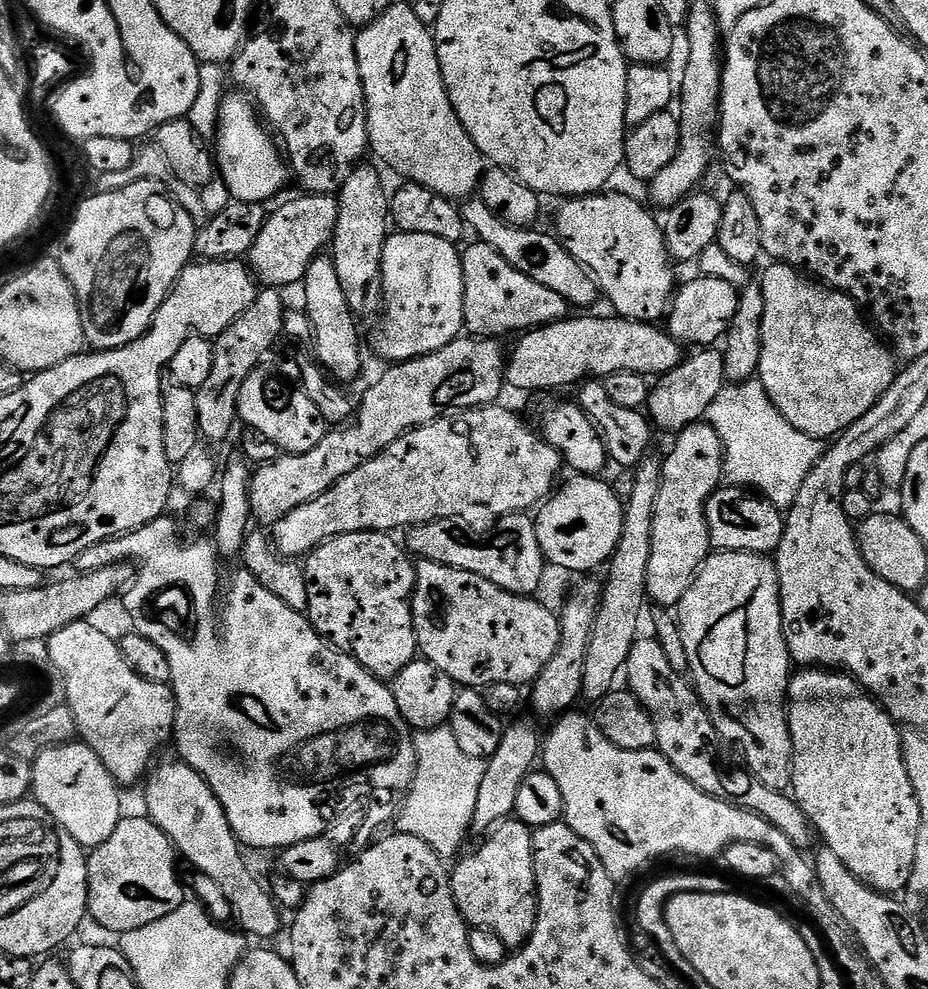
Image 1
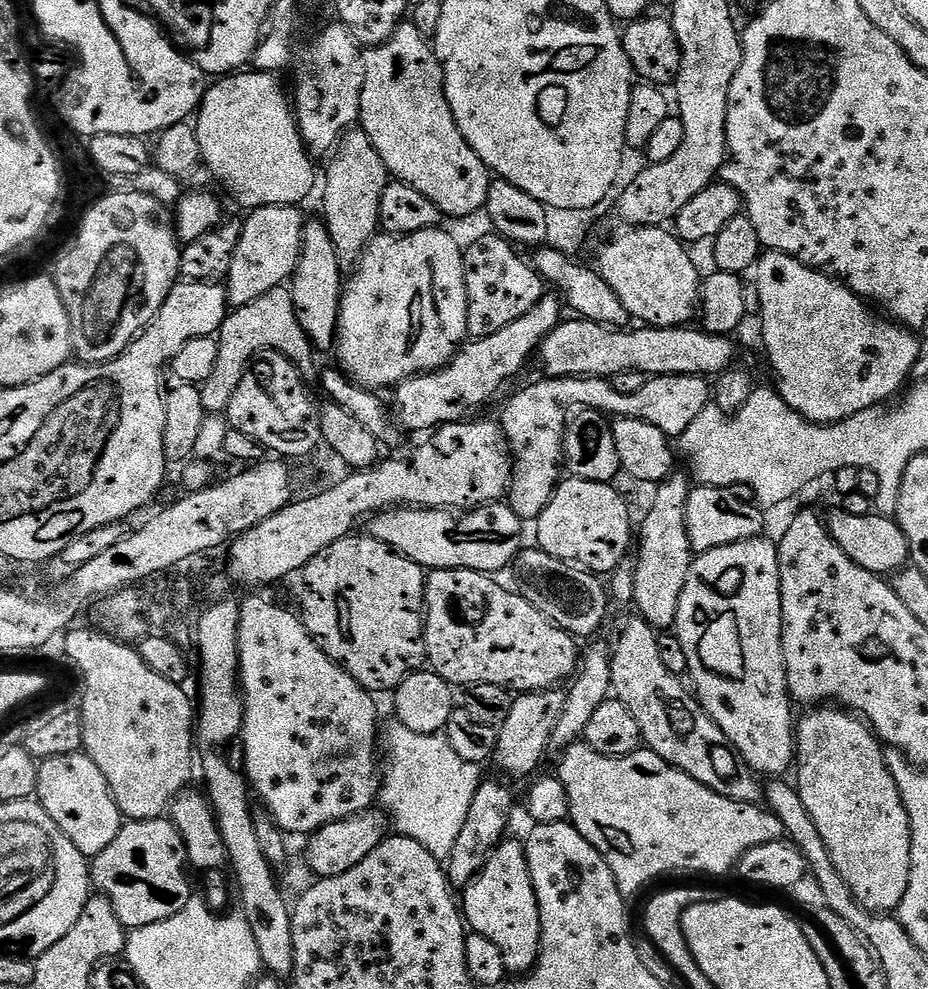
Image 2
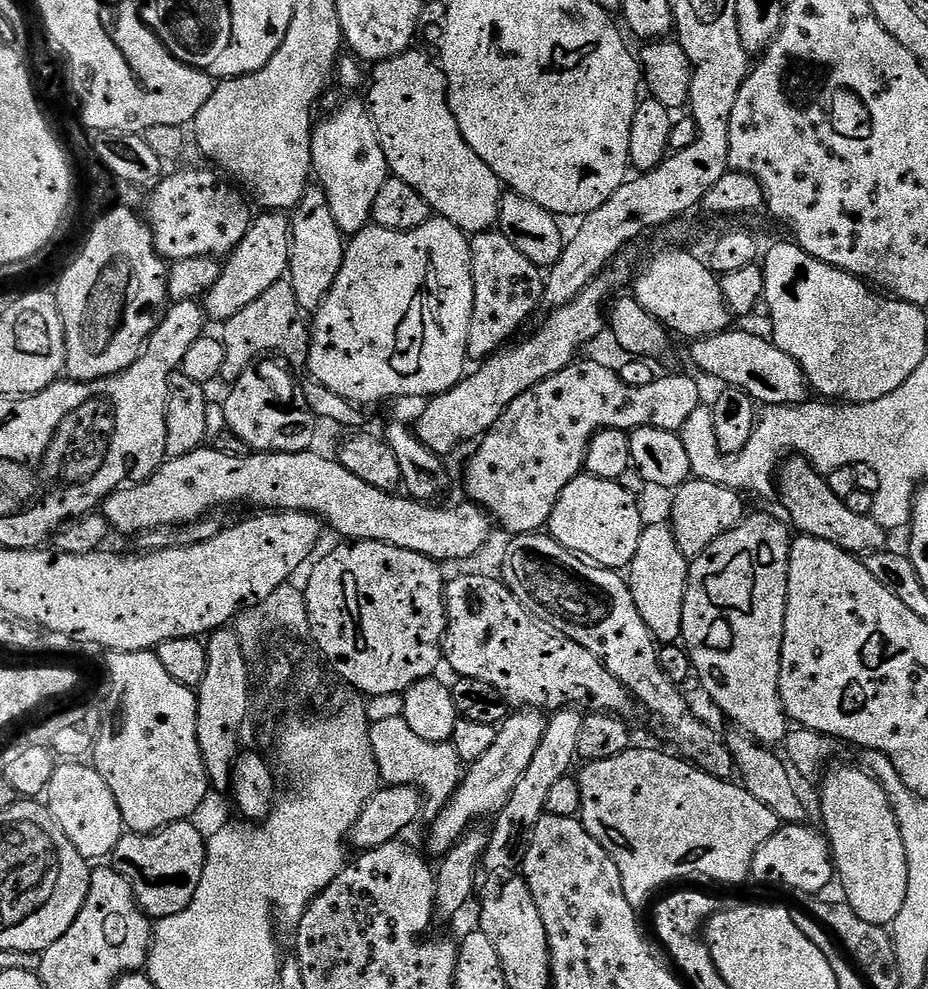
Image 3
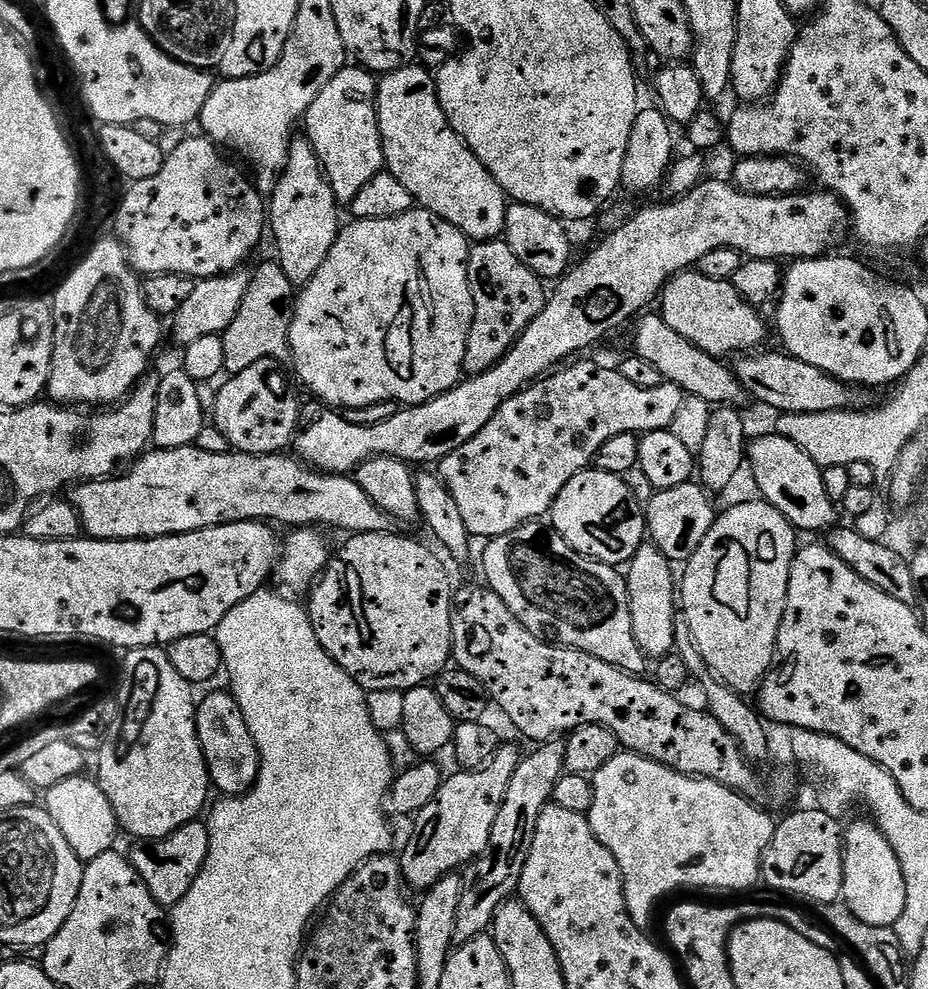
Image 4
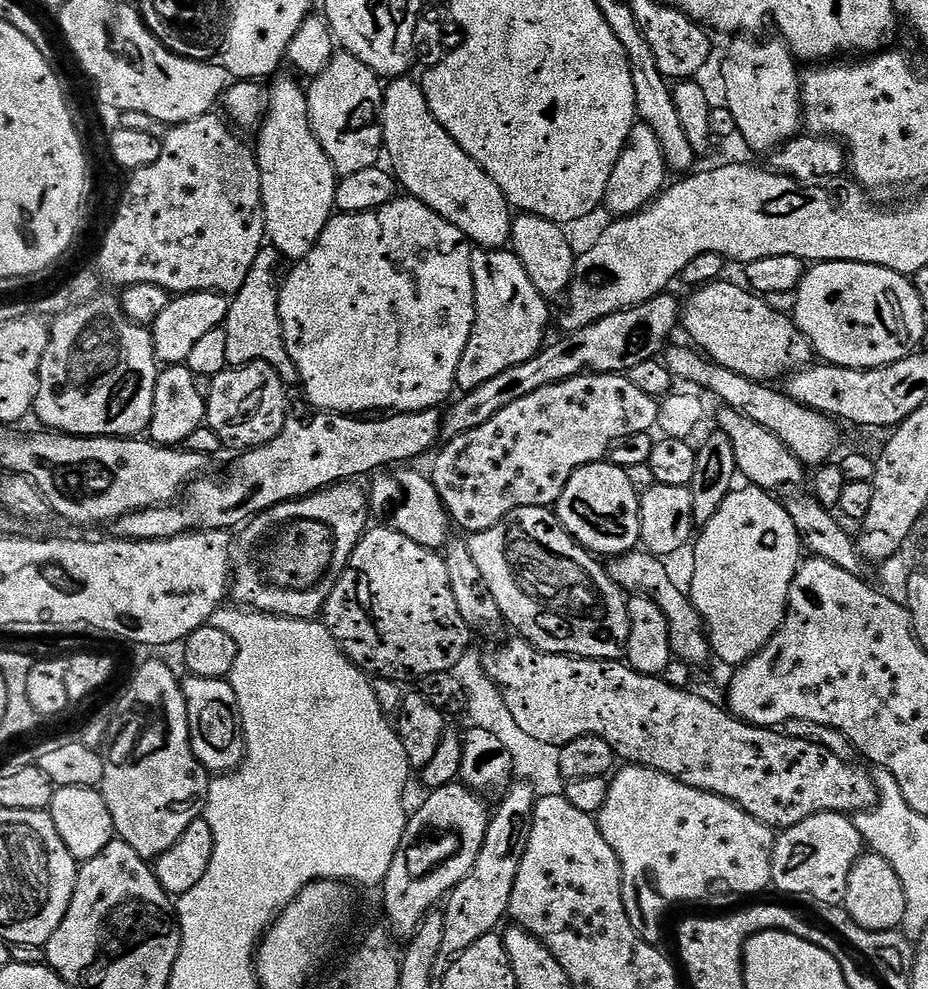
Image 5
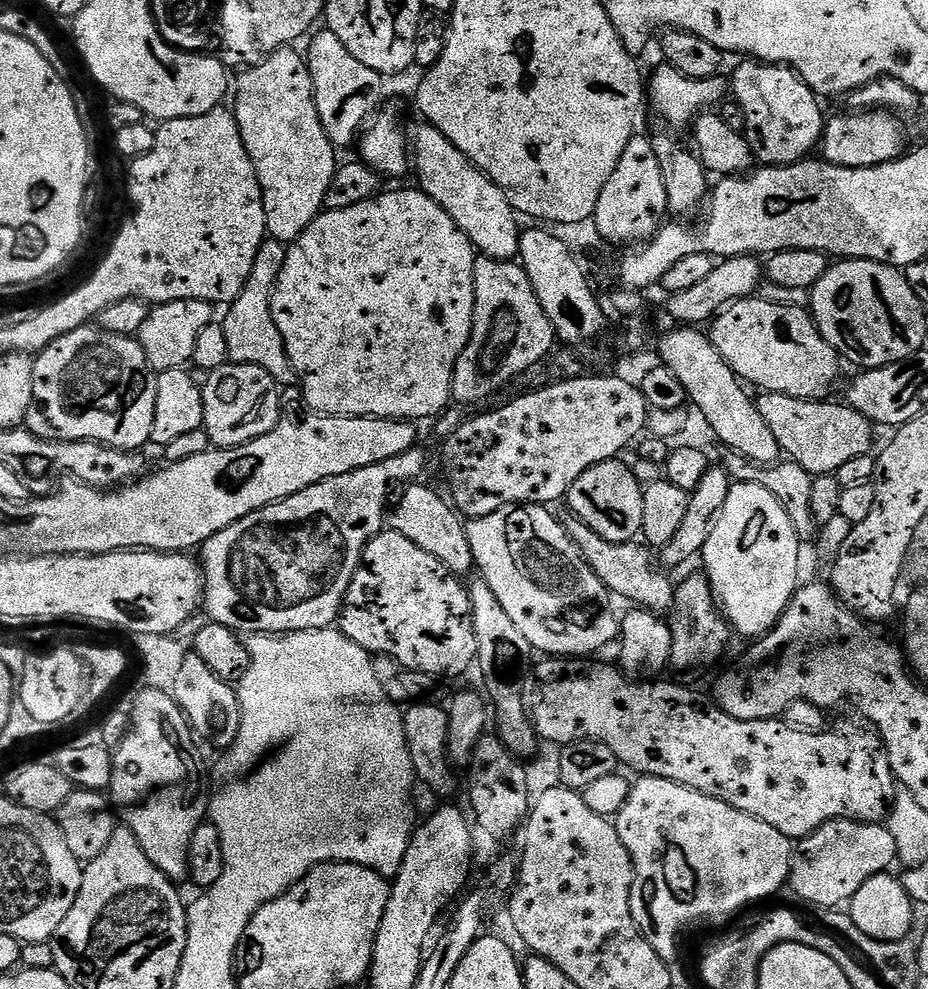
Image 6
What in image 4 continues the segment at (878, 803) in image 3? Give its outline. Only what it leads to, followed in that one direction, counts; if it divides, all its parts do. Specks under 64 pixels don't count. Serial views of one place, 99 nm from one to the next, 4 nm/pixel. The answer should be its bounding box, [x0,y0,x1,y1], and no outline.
[843,819,906,928]

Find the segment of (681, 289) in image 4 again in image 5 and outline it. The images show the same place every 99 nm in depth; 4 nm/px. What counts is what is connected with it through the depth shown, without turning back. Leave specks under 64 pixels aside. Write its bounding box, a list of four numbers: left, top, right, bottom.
[682,283,801,382]

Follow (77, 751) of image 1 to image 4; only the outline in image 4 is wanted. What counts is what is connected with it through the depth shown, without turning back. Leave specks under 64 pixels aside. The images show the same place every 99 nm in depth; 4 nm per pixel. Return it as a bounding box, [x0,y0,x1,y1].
[43,774,118,862]

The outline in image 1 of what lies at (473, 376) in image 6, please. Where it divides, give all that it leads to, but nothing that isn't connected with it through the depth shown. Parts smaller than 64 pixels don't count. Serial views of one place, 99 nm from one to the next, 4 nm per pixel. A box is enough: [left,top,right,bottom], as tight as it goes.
[462,242,570,338]

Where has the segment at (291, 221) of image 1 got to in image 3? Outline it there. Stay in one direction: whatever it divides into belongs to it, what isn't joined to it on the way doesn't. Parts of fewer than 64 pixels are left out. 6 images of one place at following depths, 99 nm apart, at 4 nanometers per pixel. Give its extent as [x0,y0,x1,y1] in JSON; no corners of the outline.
[202,210,292,322]

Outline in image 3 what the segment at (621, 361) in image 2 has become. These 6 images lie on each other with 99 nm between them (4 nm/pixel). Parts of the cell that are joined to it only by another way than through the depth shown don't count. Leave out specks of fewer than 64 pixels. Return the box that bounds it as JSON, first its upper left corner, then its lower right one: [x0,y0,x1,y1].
[691,332,810,406]

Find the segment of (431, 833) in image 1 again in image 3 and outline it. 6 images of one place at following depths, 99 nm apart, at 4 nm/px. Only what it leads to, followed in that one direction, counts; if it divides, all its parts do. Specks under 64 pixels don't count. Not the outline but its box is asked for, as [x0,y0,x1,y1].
[370,715,464,814]

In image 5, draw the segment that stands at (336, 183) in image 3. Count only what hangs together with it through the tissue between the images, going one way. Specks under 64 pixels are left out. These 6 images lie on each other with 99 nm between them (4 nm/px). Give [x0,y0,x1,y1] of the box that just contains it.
[306,50,385,176]

